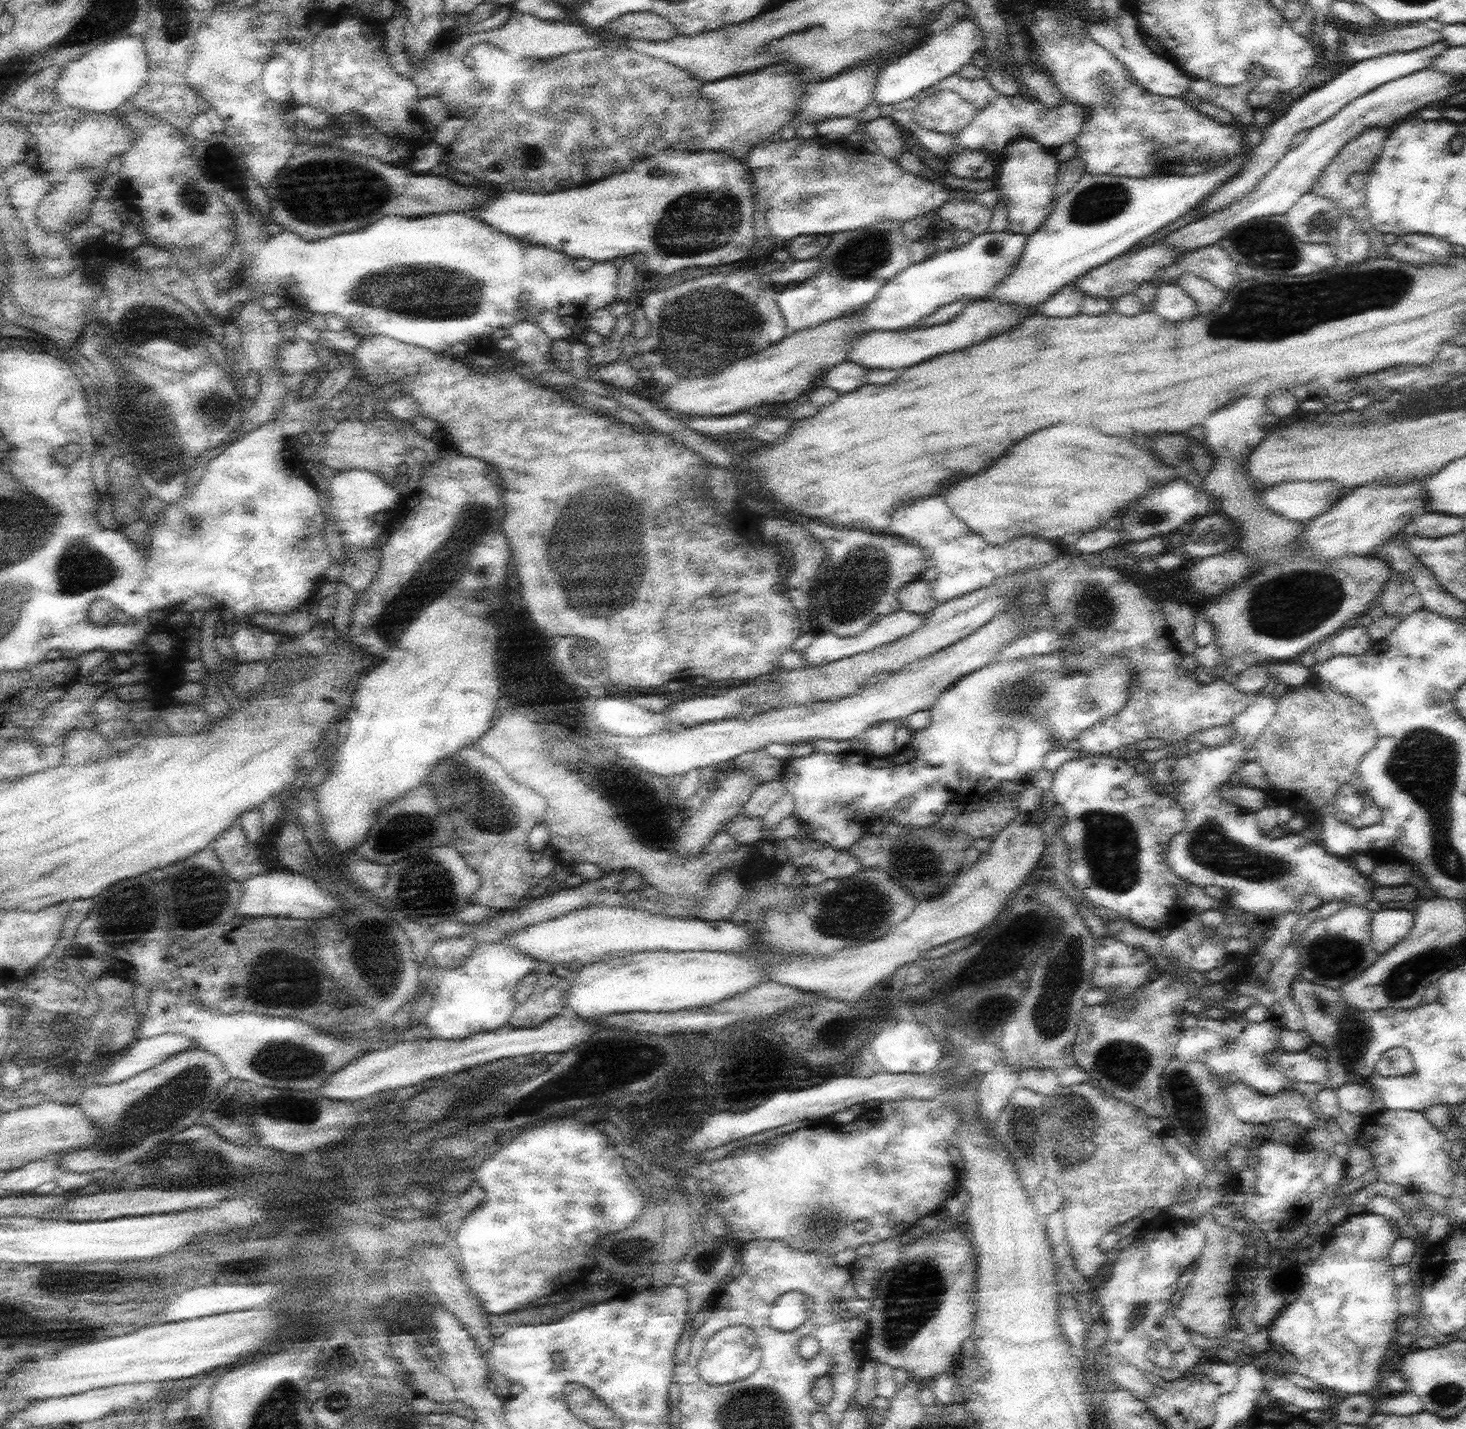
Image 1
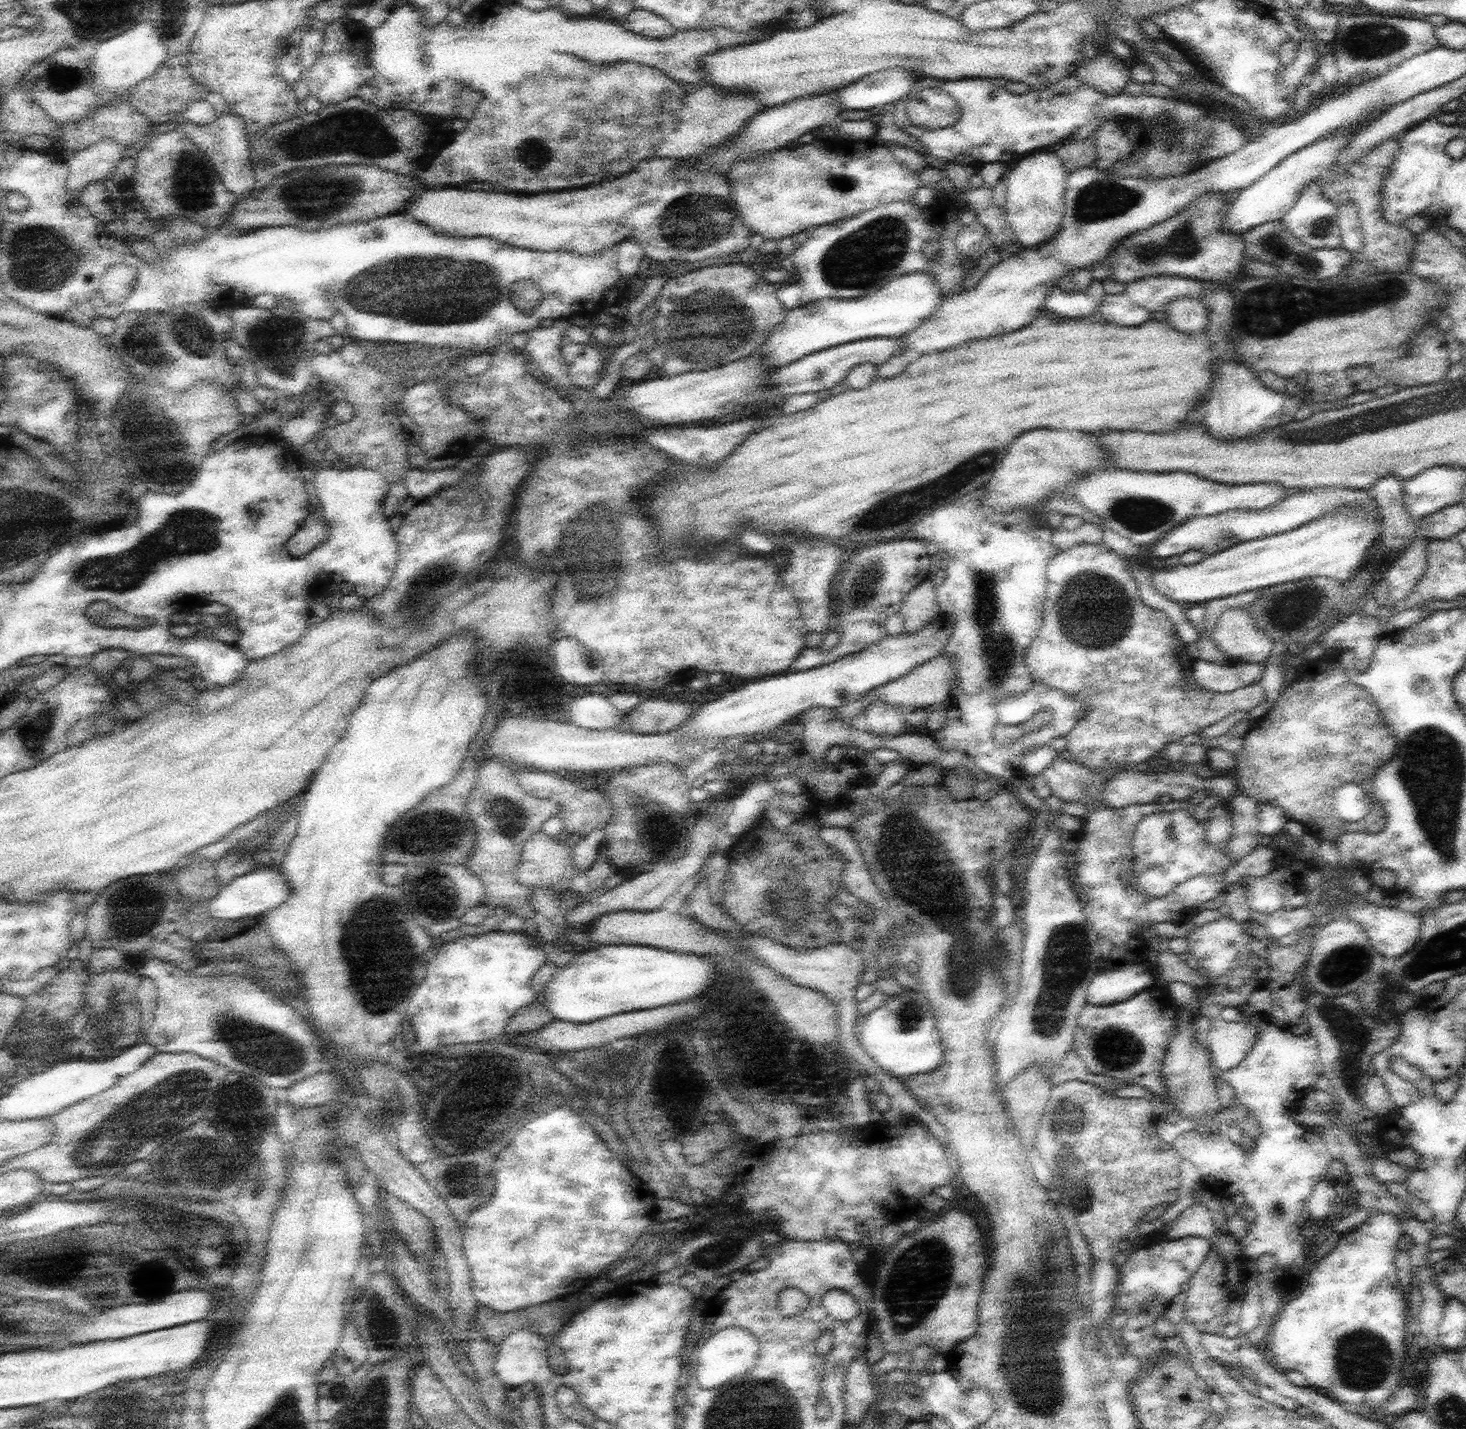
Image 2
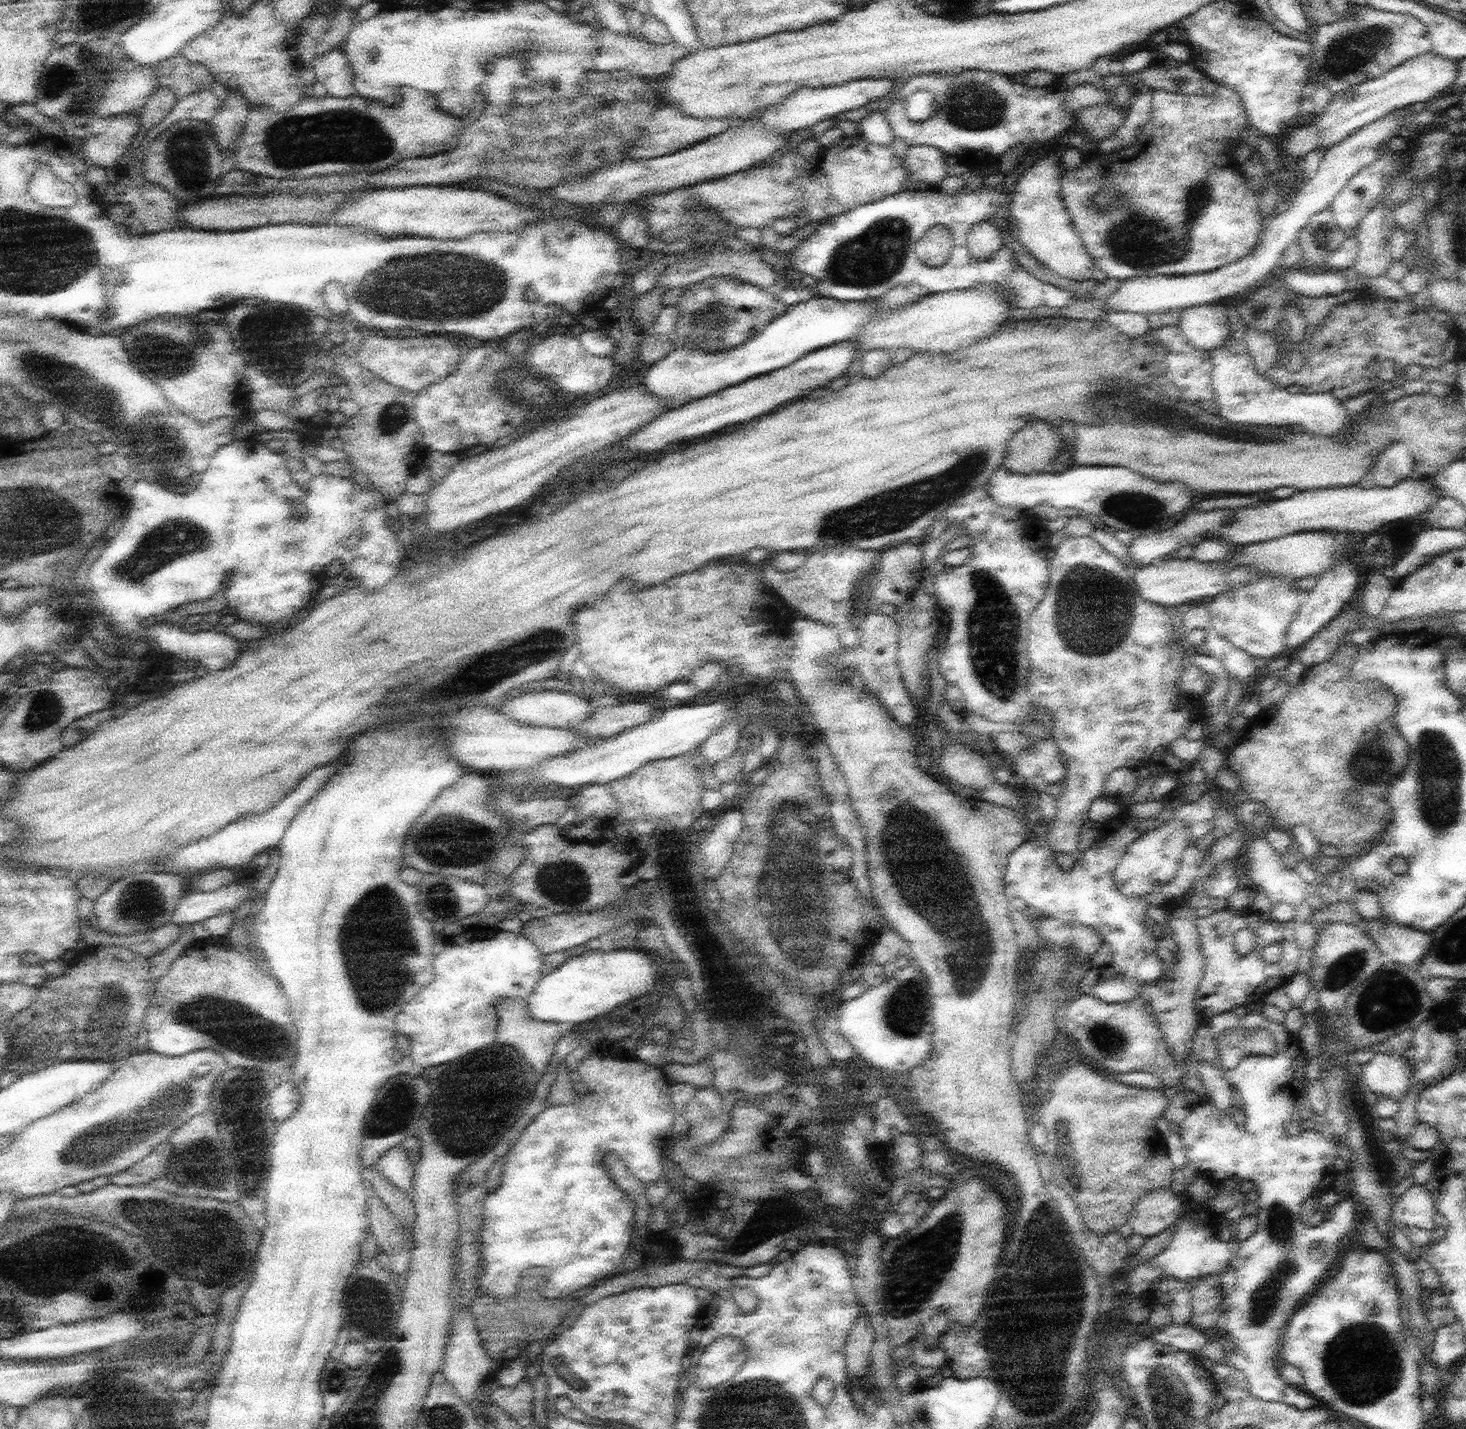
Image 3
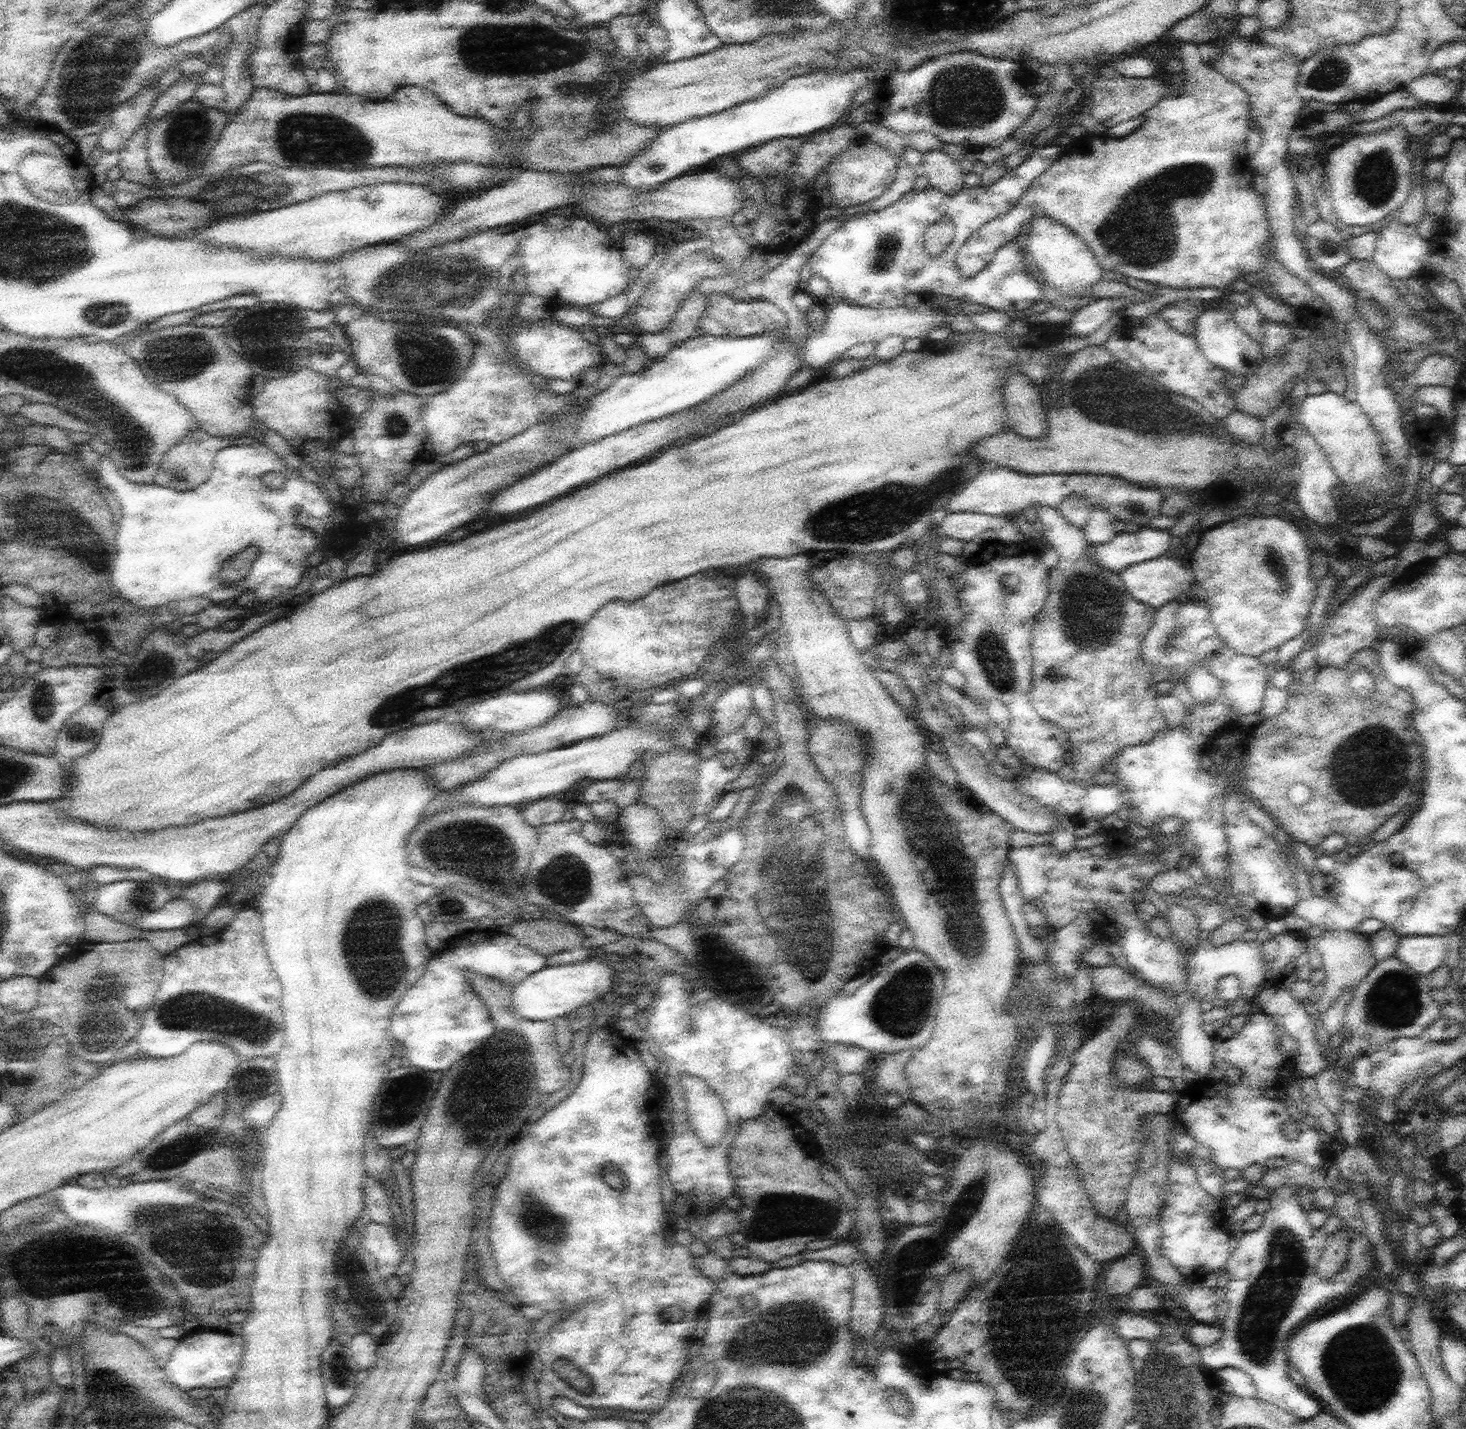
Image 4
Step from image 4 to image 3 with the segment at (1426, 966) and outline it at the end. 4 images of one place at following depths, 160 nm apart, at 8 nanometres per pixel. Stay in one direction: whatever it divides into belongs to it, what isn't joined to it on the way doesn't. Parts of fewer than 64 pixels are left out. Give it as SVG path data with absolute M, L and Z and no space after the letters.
M1388 917L1363 918L1365 931L1374 939L1382 954L1400 964L1416 964L1424 958L1433 944L1433 933L1405 926Z

